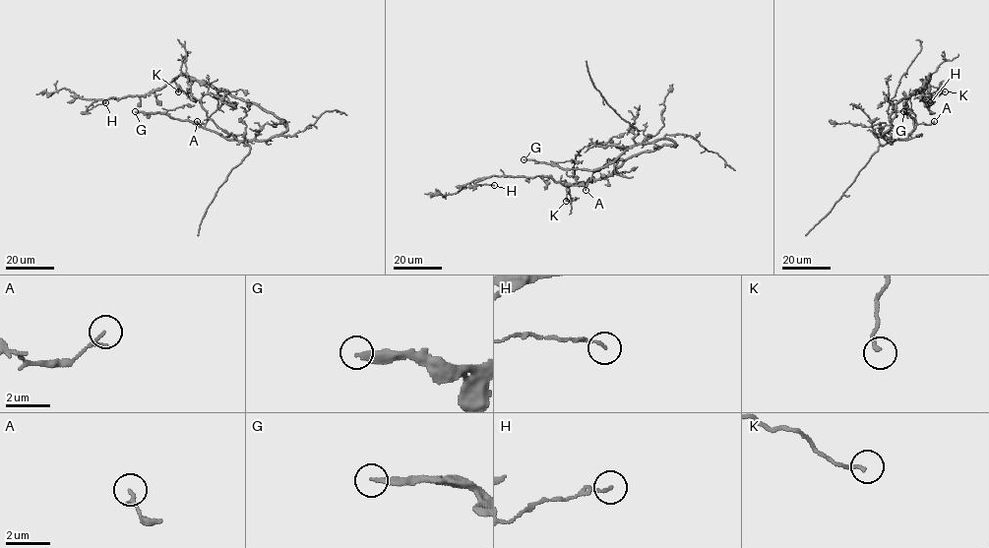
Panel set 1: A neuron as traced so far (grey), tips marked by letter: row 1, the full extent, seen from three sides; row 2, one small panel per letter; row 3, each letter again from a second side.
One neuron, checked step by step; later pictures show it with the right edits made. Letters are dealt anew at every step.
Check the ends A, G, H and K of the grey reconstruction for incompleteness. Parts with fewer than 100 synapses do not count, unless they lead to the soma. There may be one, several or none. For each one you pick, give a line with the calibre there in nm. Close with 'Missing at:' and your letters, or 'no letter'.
G: 280 nm thick
Missing at: G

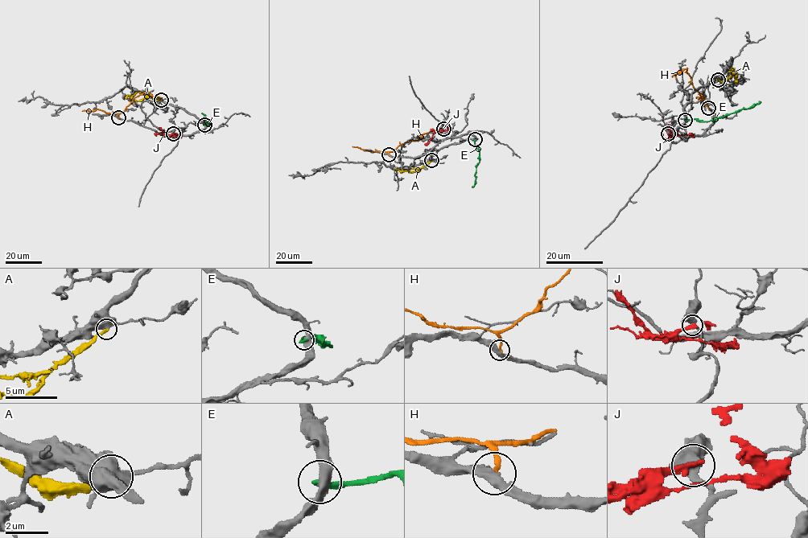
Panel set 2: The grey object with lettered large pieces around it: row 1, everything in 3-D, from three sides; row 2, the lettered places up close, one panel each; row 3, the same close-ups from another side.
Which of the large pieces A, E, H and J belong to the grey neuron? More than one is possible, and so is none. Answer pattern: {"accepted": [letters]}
{"accepted": []}

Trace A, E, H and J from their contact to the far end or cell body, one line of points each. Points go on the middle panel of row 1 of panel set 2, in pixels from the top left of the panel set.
A: (431, 160), (417, 171), (407, 170)
E: (475, 140), (475, 145), (480, 151), (480, 162), (474, 174), (476, 182), (472, 187)
H: (389, 154), (402, 143), (418, 141), (423, 133), (432, 131)
J: (443, 129), (436, 130), (424, 144)

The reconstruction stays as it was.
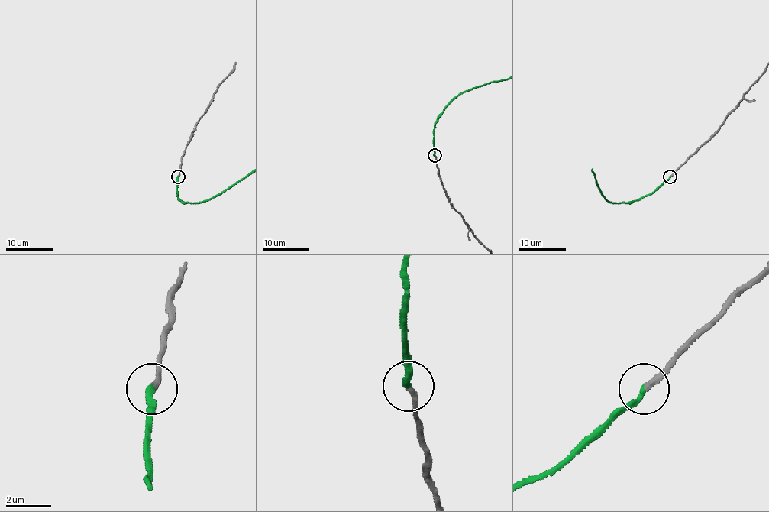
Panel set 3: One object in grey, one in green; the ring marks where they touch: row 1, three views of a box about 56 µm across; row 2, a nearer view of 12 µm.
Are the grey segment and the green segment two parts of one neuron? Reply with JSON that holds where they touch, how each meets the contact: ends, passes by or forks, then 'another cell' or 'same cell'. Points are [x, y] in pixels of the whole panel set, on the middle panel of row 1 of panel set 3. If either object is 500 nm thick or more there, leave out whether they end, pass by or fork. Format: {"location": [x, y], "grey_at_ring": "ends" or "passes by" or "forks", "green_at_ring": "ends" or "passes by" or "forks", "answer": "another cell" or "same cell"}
{"location": [434, 155], "grey_at_ring": "ends", "green_at_ring": "ends", "answer": "same cell"}

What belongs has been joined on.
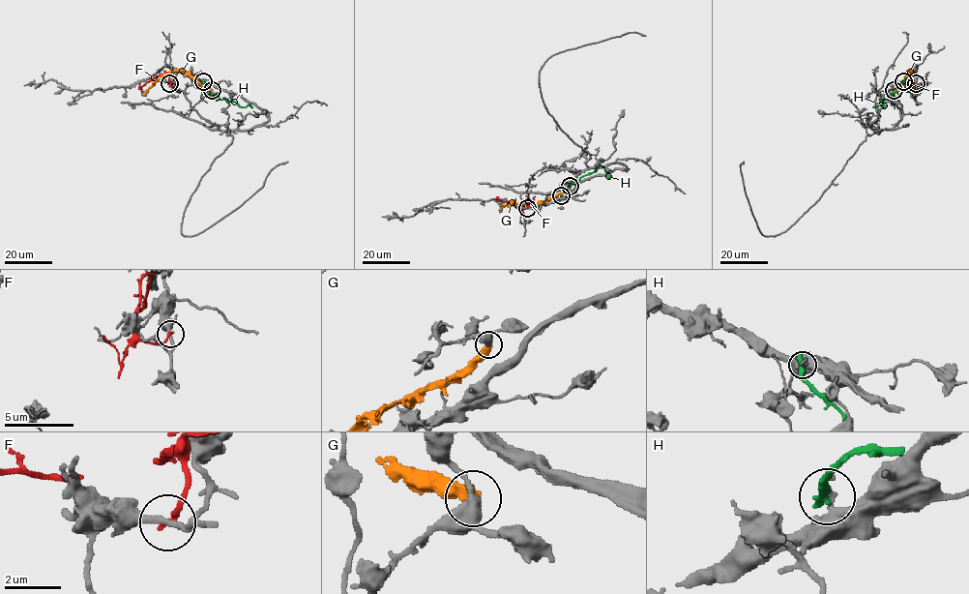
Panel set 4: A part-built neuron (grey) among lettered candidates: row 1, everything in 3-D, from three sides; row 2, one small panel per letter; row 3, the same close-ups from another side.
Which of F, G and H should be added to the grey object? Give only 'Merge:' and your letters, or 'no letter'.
Merge: no letter

